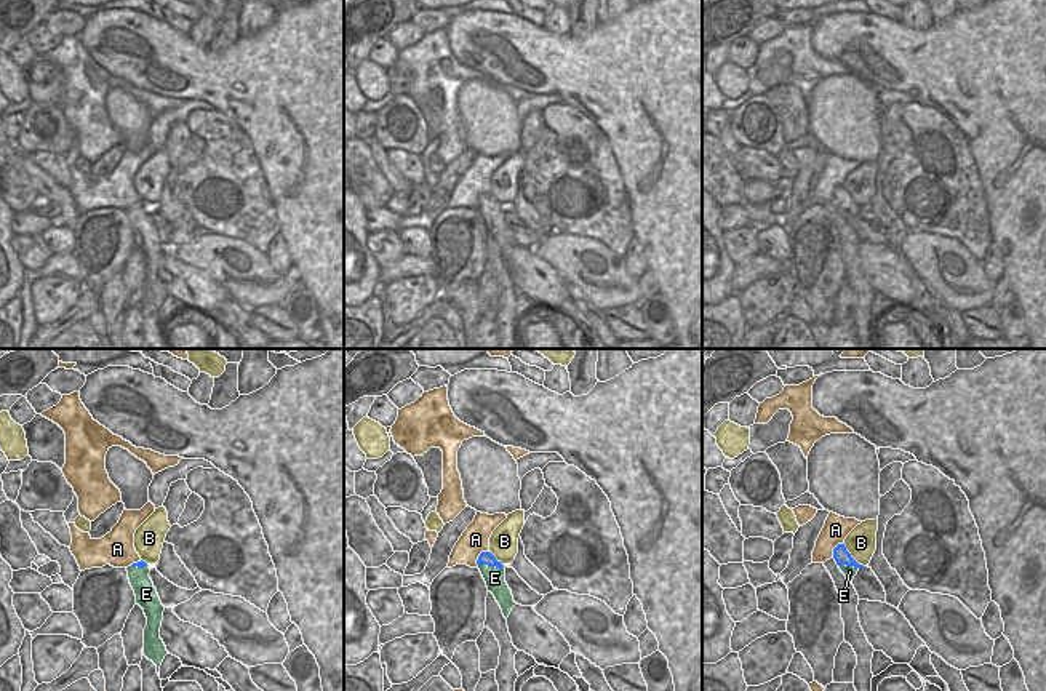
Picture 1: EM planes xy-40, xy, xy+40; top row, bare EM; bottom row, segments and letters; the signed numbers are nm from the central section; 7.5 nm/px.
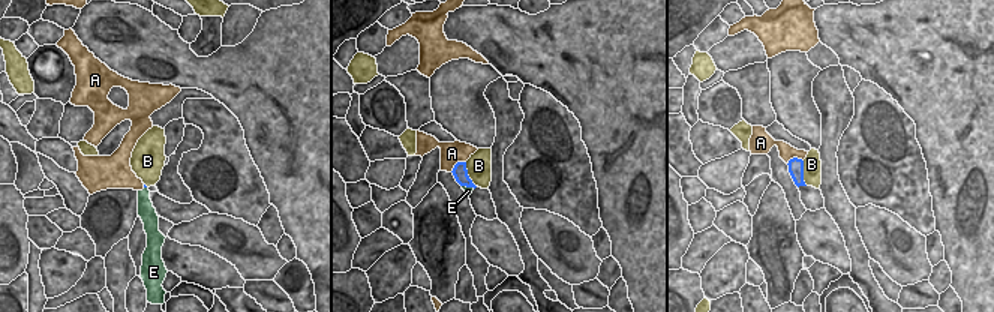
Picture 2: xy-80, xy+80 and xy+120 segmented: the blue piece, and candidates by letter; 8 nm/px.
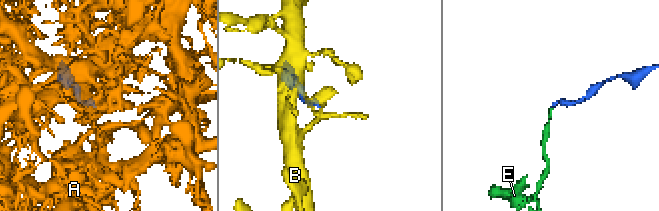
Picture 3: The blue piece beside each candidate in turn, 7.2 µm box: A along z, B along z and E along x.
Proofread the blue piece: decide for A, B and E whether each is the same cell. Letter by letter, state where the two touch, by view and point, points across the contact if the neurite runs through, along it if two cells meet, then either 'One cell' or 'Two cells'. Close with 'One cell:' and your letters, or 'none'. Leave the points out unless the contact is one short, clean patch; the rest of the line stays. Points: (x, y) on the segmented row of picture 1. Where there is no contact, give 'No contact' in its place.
A: Touches blue at xy (480, 555). Two cells
B: Touches blue at xy+40 (850, 555). Two cells
E: Touches blue at xy (491, 565). Boundary: xy (479, 563), (504, 567). Two cells
One cell: none.

